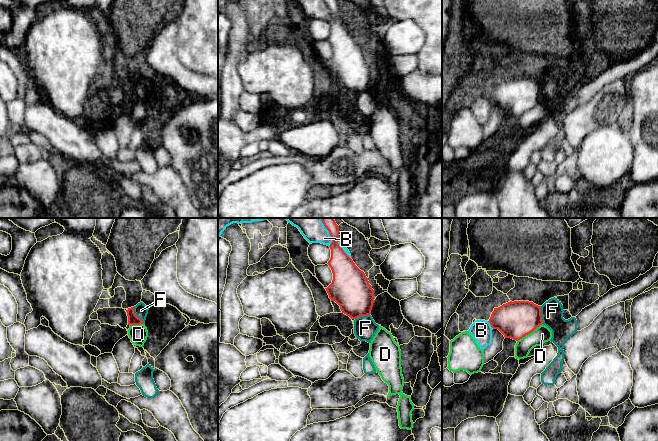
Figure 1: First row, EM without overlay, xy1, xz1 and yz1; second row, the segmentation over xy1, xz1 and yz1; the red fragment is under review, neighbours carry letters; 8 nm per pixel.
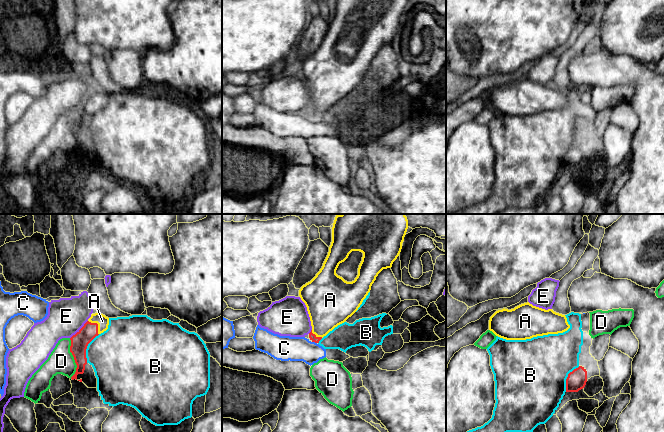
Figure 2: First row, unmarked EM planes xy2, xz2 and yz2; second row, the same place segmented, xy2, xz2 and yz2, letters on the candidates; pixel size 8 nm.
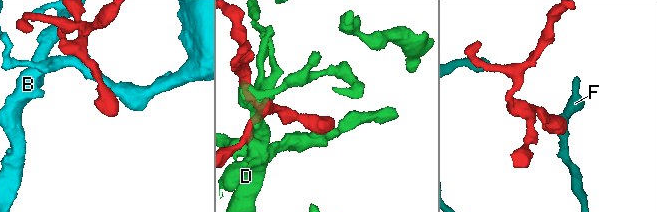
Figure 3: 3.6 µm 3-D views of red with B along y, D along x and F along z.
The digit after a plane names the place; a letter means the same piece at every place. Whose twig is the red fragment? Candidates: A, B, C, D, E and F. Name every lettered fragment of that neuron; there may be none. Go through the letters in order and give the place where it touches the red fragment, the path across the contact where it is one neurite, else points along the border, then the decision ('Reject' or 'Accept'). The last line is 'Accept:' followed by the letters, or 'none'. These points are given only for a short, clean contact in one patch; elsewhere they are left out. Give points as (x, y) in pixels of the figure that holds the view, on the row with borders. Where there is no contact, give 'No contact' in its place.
A: Touches red at xy2 (97, 325). Path across: xy2 (79, 342), (97, 325), (102, 321). Accept
B: Touches red at xy2 (86, 348). Reject
C: Touches red at xz2 (314, 341). Reject
D: Touches red at xy2 (74, 358). Reject
E: Touches red at xy2 (80, 329). Boundary: xy2 (87, 320), (70, 338). Reject
F: Touches red at xy1 (135, 315). Boundary: xy1 (132, 307), (143, 323). Reject
Accept: A

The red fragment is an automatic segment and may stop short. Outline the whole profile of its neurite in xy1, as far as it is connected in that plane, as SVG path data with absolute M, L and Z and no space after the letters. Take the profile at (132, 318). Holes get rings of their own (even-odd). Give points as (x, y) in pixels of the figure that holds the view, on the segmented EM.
M133 307L128 308L126 312L128 316L128 325L132 326L143 324L143 321L135 315Z

